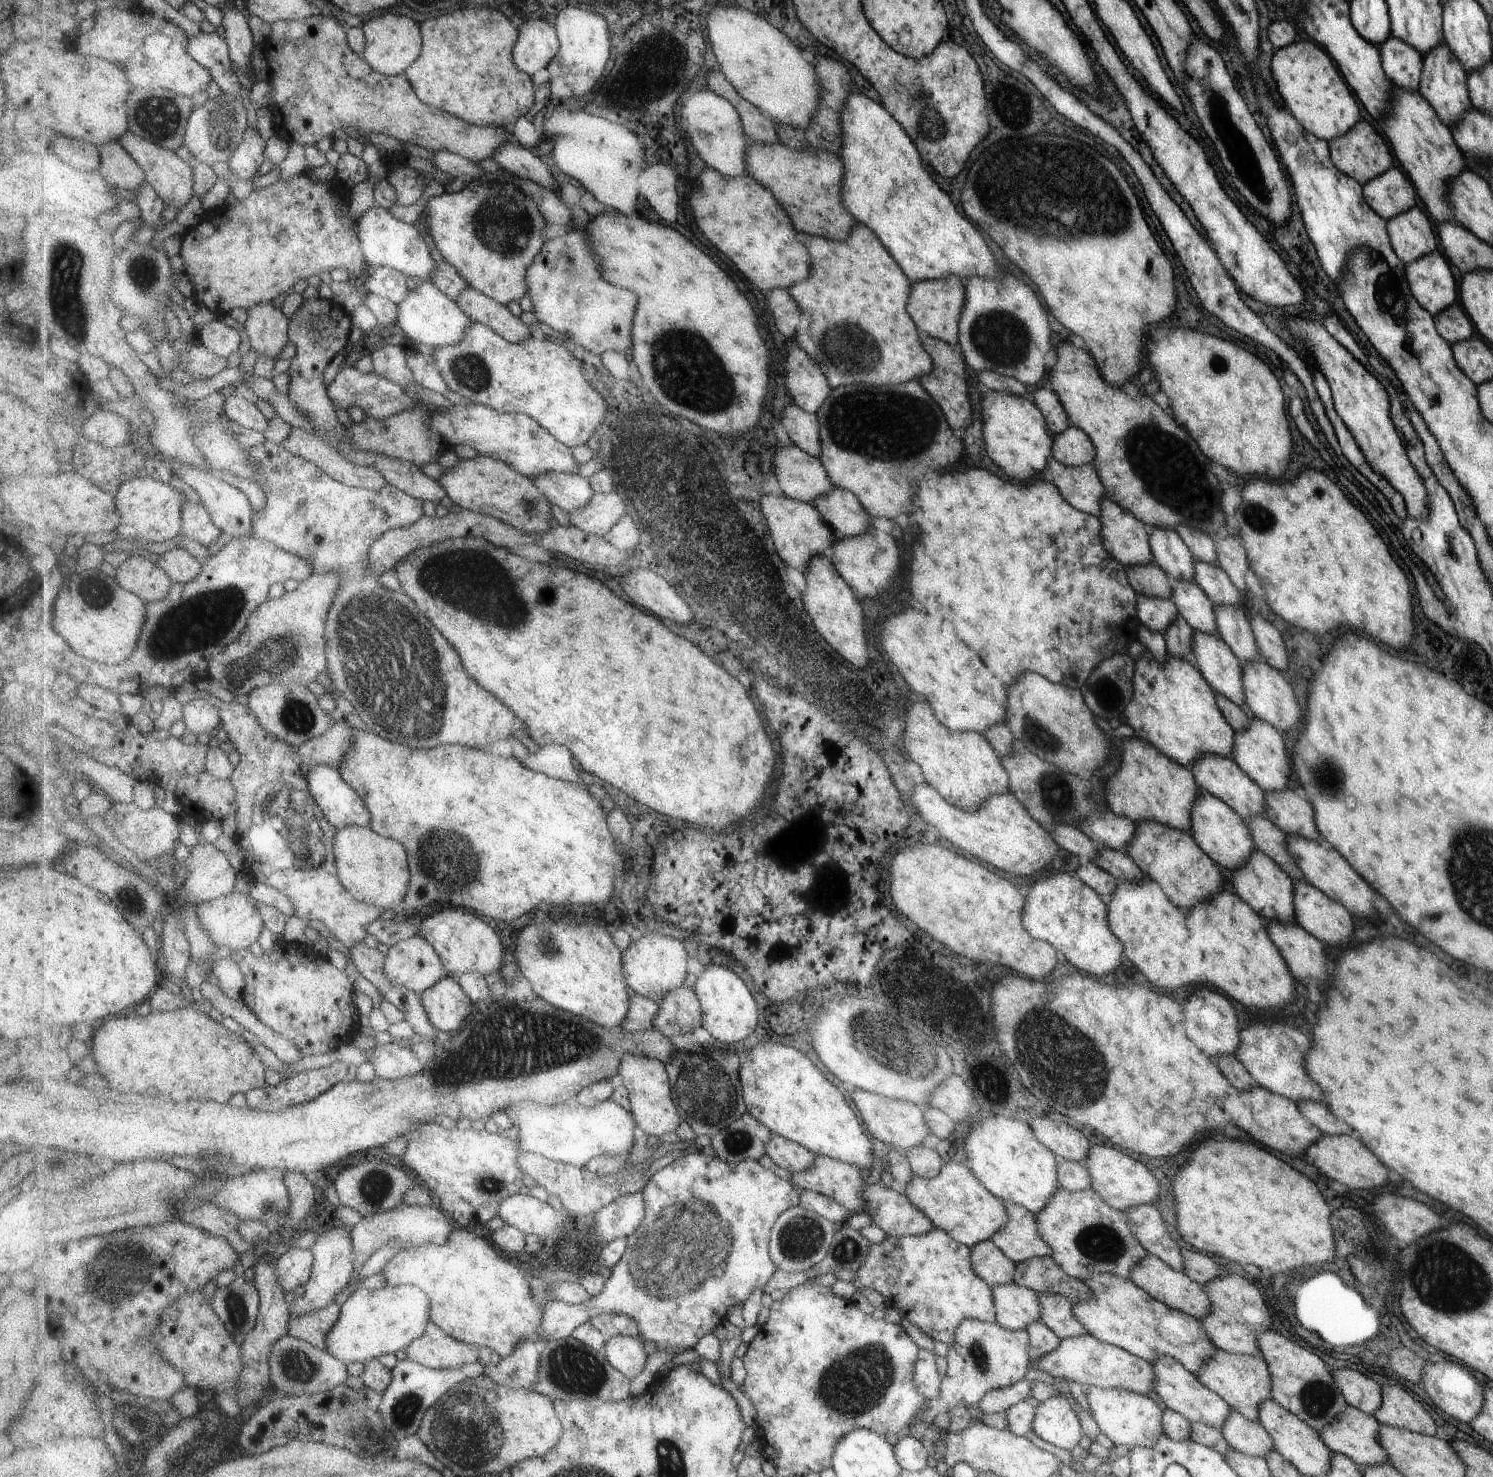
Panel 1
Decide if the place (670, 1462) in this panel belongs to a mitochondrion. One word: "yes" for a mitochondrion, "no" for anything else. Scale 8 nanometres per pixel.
yes

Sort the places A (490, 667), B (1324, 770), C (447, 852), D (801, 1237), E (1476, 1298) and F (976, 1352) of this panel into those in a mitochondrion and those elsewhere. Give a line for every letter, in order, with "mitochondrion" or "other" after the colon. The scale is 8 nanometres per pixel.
A: other
B: mitochondrion
C: mitochondrion
D: mitochondrion
E: mitochondrion
F: mitochondrion

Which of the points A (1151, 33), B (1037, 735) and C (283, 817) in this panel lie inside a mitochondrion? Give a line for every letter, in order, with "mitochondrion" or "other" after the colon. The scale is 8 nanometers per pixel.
A: other
B: mitochondrion
C: mitochondrion

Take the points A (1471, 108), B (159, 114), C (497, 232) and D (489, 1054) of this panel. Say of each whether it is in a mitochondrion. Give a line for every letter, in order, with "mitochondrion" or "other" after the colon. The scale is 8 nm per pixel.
A: other
B: mitochondrion
C: mitochondrion
D: mitochondrion

